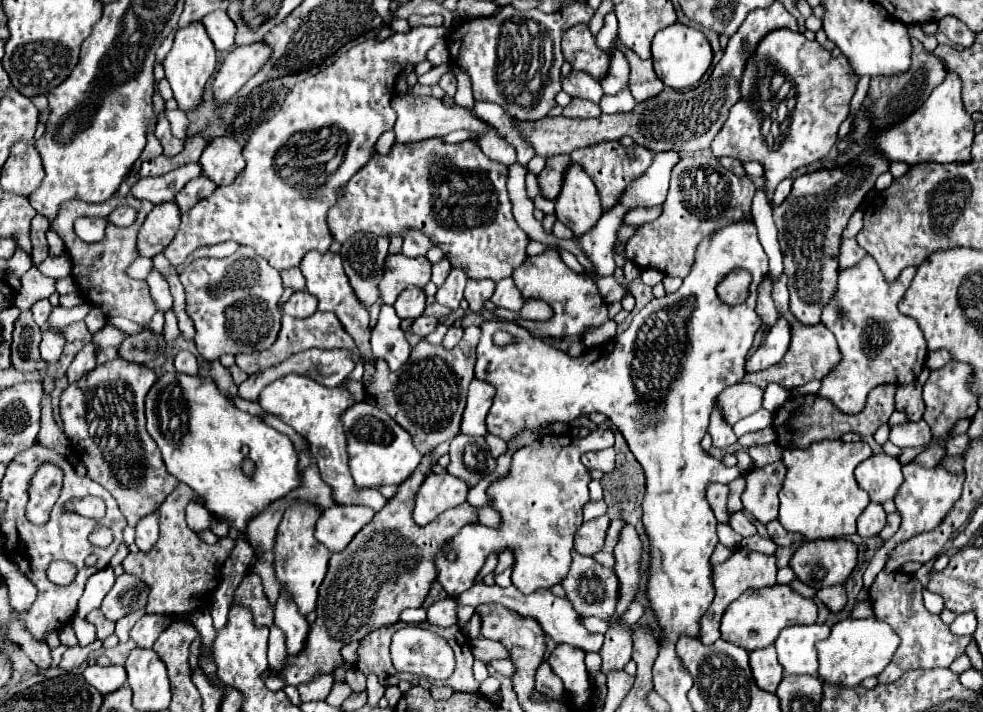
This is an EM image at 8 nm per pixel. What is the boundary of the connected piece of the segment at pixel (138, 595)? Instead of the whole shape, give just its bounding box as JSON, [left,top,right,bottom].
[100,573,148,621]

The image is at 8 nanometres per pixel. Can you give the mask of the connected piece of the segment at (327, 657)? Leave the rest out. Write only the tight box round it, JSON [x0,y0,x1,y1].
[276,455,476,685]

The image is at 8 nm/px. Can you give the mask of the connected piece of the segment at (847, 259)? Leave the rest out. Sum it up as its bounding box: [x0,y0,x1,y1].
[840,239,866,269]

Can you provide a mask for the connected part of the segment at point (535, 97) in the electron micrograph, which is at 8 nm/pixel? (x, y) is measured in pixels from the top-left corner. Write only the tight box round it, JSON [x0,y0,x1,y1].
[448,3,594,121]

